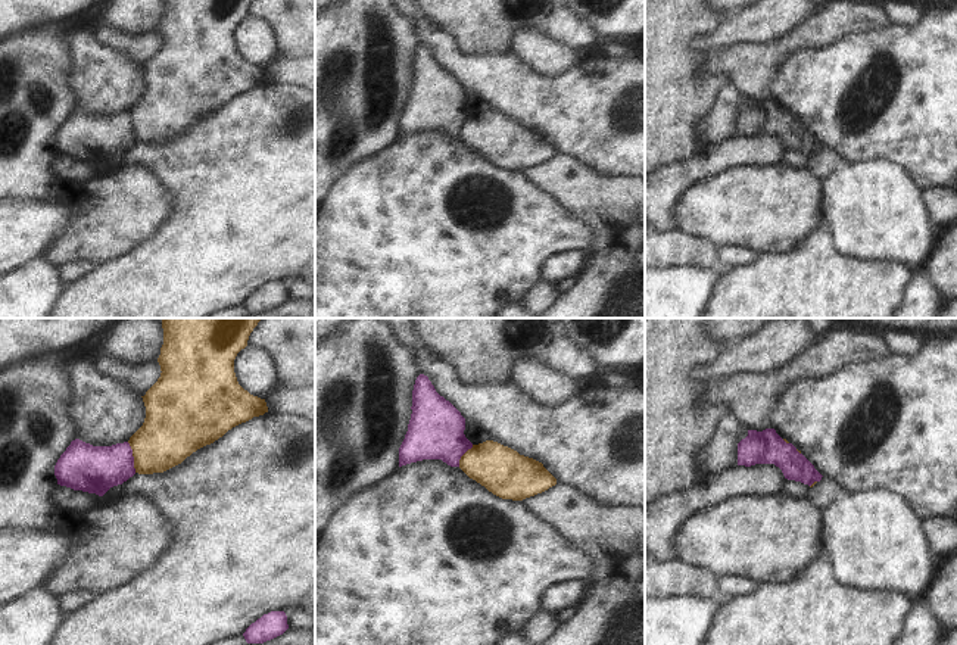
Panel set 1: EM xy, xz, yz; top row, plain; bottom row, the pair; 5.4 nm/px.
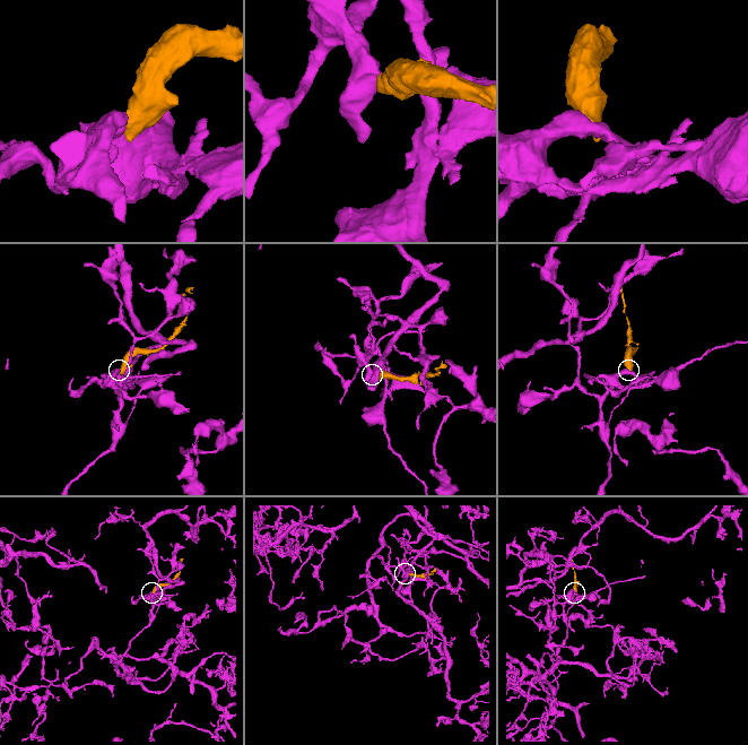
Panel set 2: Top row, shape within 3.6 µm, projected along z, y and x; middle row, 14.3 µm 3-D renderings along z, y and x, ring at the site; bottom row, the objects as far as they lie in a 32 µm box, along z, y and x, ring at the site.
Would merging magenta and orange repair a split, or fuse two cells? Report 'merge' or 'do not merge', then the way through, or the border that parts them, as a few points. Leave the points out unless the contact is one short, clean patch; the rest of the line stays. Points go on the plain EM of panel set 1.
do not merge | along xy (127, 112), (136, 142)

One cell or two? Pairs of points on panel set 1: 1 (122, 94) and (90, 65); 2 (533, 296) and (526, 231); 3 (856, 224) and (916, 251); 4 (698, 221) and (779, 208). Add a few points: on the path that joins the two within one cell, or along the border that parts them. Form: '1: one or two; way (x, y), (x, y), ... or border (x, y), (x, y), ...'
1: one; way (115, 87), (97, 72)
2: two; border (539, 279), (520, 301)
3: one; way (870, 224), (890, 224), (901, 236)
4: one; way (719, 209), (758, 208)

